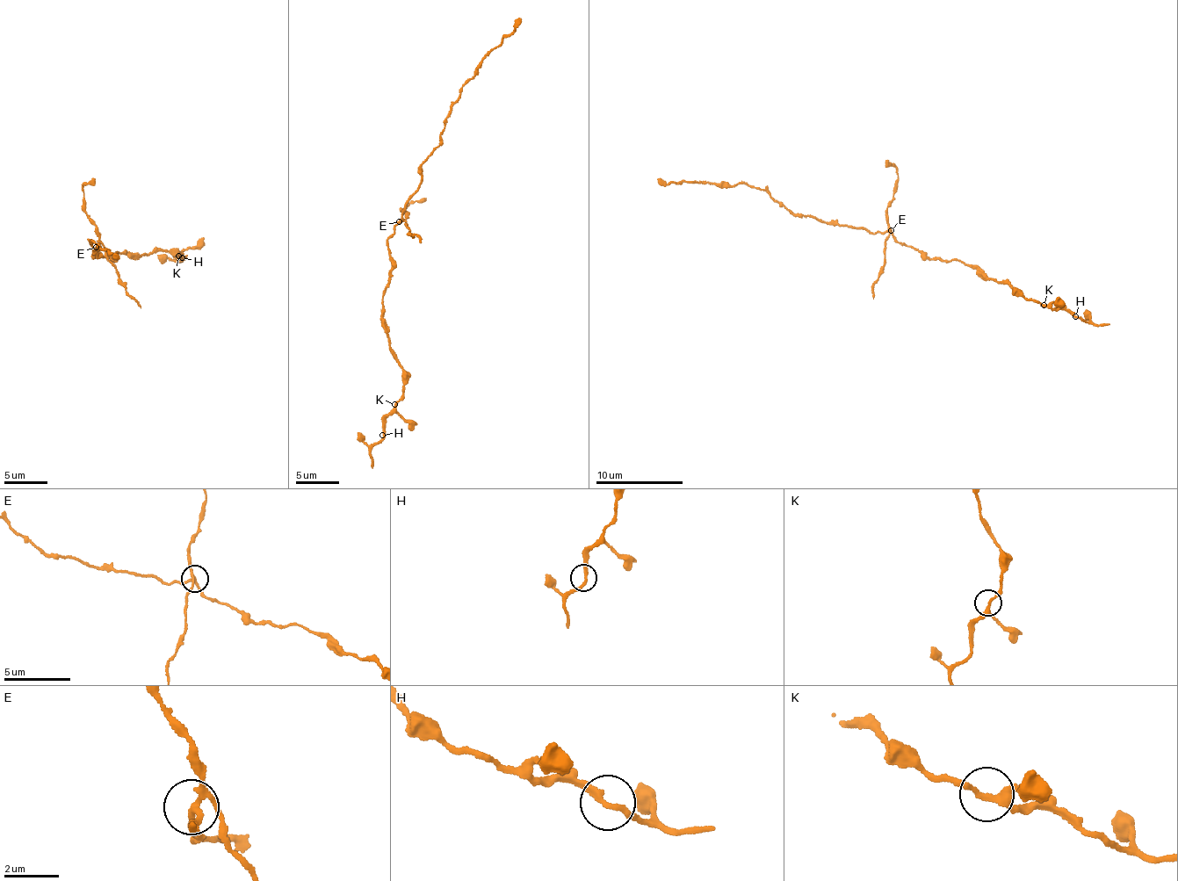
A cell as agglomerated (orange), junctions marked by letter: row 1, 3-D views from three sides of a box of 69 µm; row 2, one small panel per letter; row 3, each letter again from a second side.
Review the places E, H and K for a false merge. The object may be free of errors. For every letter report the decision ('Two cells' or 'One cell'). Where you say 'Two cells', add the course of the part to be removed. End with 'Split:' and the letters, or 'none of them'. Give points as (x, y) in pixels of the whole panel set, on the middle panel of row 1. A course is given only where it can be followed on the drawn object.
E: Two cells. Course of the part to remove: (399, 220), (408, 213), (401, 210), (426, 198)
H: One cell
K: One cell
Split: E

